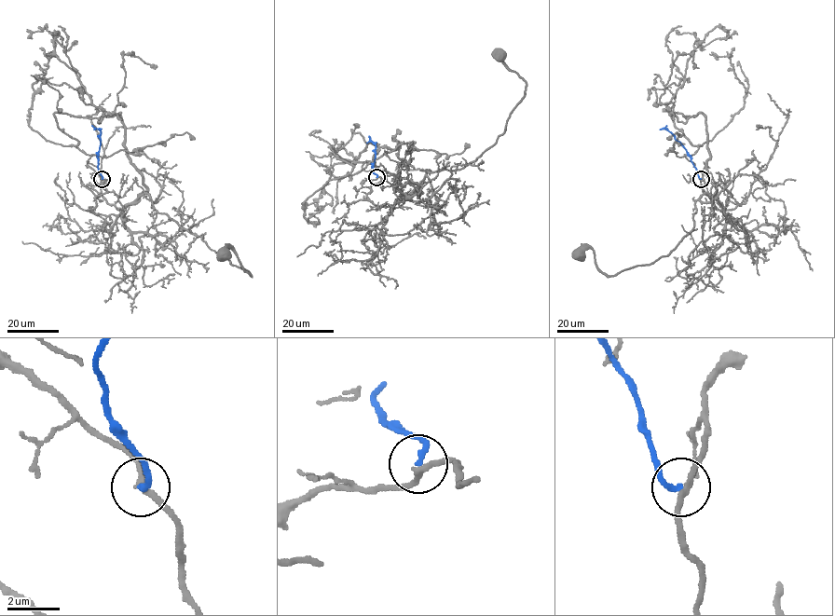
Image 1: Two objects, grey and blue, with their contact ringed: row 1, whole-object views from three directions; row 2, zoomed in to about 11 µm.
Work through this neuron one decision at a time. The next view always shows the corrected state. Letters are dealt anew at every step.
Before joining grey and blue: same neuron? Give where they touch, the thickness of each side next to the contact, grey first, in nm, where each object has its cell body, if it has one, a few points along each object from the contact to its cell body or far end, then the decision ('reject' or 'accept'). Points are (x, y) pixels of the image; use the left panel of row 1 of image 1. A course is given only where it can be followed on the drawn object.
at (102, 179); 220 nm thick on the grey side, 240 nm on the other; cell body of grey at (223, 254); no cell body on blue; grey runs (102, 178), (96, 213), (118, 215), (147, 193), (251, 275), (232, 248), (222, 254); blue runs (102, 178), (97, 167), (101, 131), (94, 130); reject

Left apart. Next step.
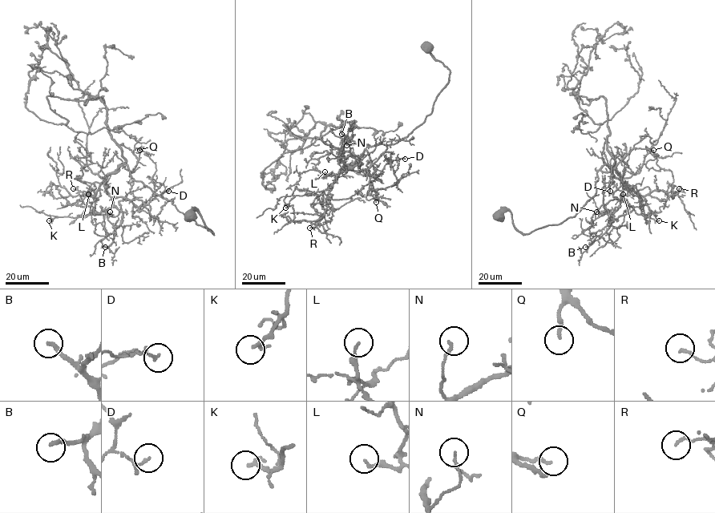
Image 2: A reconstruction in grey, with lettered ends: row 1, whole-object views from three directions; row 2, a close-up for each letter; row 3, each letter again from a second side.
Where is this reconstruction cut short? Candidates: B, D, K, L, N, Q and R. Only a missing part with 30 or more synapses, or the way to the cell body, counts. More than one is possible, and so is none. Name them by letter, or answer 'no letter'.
B

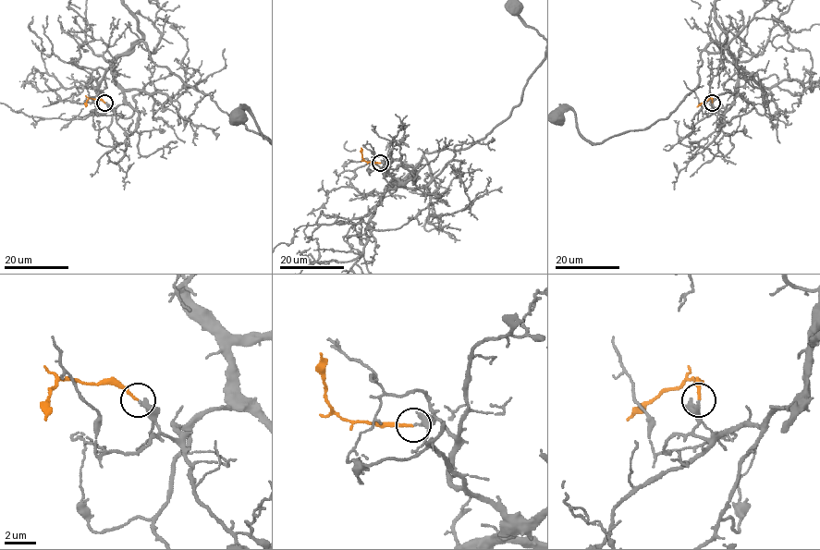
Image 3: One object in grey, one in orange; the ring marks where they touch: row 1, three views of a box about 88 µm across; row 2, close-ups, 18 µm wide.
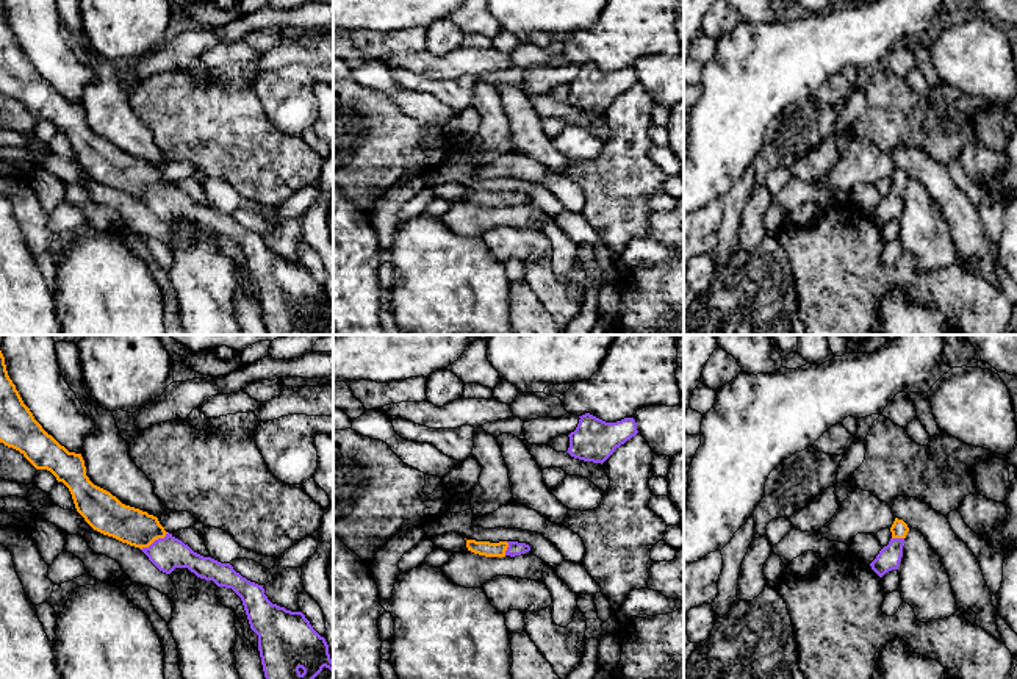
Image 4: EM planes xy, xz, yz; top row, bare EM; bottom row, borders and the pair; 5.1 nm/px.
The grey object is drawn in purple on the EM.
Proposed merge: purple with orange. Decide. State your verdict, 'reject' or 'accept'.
accept

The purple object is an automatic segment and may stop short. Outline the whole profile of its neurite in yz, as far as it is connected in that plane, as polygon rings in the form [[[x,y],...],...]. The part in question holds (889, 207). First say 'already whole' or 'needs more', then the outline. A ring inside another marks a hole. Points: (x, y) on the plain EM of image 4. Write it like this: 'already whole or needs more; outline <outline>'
needs more; outline [[[895,167],[892,177],[892,188],[887,196],[884,196],[876,208],[870,213],[871,219],[882,227],[886,222],[892,219],[898,219],[901,207],[904,188],[909,181],[907,174],[903,169]]]

